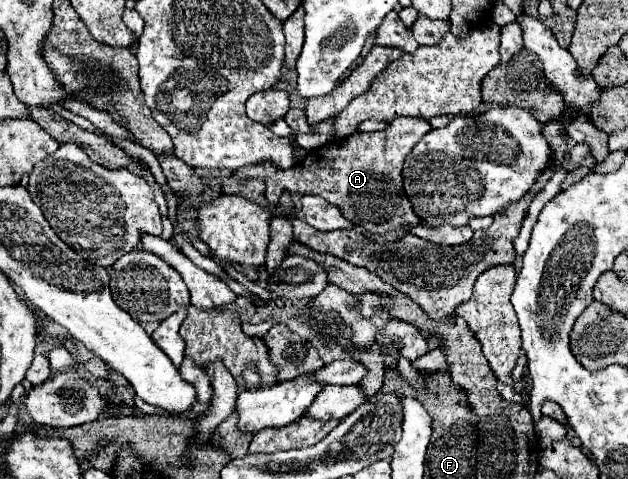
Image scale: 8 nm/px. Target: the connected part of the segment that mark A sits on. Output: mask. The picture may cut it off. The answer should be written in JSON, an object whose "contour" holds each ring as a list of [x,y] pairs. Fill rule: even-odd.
{"contour":[[[395,118],[387,124],[381,132],[363,132],[363,134],[351,134],[349,138],[341,138],[337,142],[325,144],[313,152],[309,152],[297,166],[289,170],[267,170],[261,174],[259,168],[239,168],[233,172],[233,178],[247,180],[247,178],[259,178],[265,182],[265,196],[271,204],[279,200],[283,190],[291,194],[317,194],[331,204],[335,204],[341,214],[357,224],[359,228],[365,228],[373,234],[389,234],[403,230],[411,224],[423,224],[423,220],[413,212],[409,198],[403,192],[403,176],[401,168],[411,152],[411,148],[417,144],[419,138],[423,138],[431,130],[431,124],[427,120],[419,118]]]}

